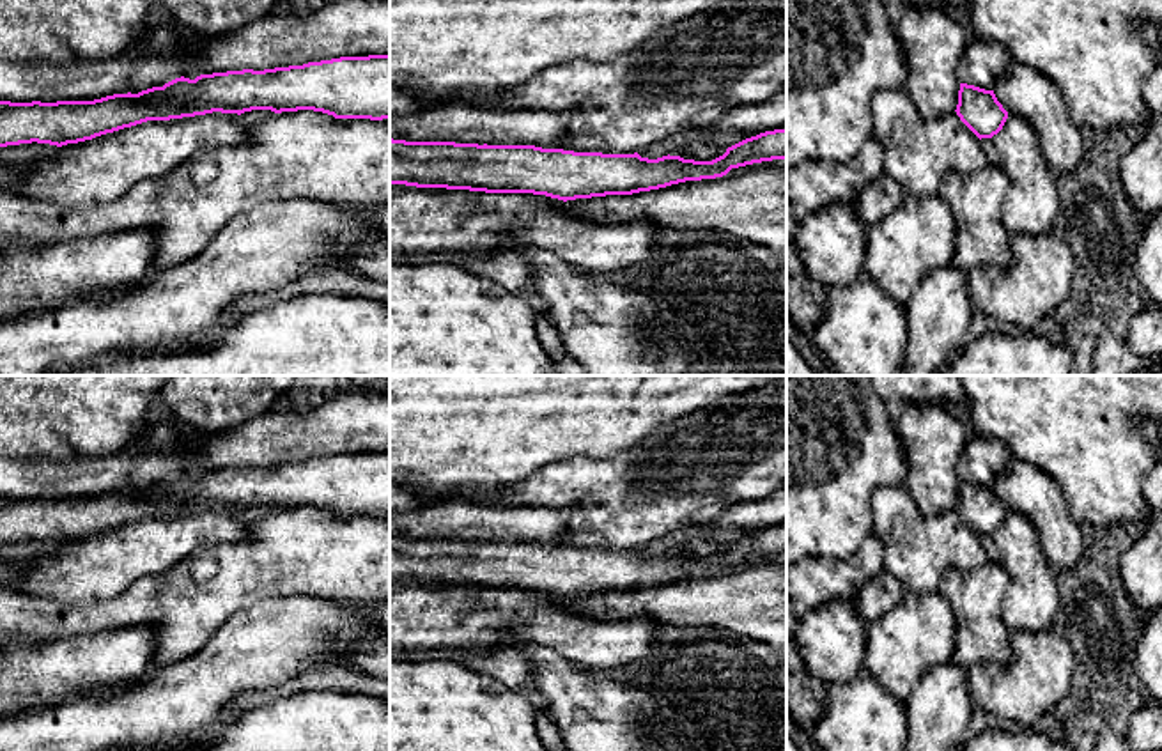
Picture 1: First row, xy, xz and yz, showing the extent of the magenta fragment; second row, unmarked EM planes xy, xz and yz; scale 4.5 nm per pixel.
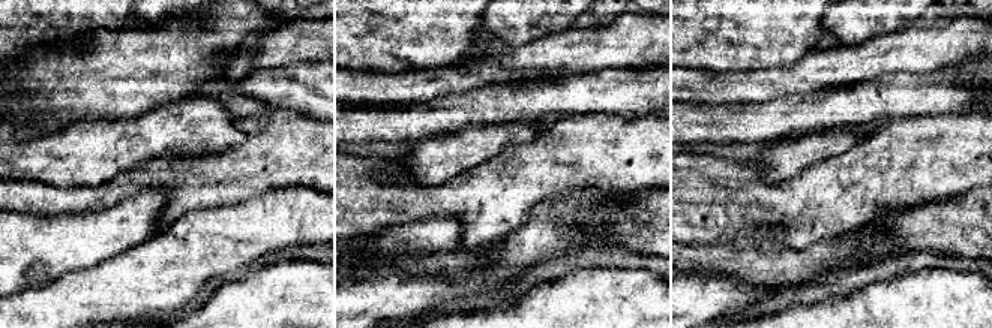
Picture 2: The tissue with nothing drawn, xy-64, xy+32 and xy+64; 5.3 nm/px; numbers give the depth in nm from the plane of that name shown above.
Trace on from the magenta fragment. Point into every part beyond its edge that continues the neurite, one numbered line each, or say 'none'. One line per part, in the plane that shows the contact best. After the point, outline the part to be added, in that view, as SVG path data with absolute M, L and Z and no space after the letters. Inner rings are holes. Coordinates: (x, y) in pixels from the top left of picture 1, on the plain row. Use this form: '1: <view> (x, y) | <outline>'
none

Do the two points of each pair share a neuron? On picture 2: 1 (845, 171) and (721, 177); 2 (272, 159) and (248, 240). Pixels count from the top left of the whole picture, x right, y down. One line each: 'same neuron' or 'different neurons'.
1: same neuron
2: different neurons

